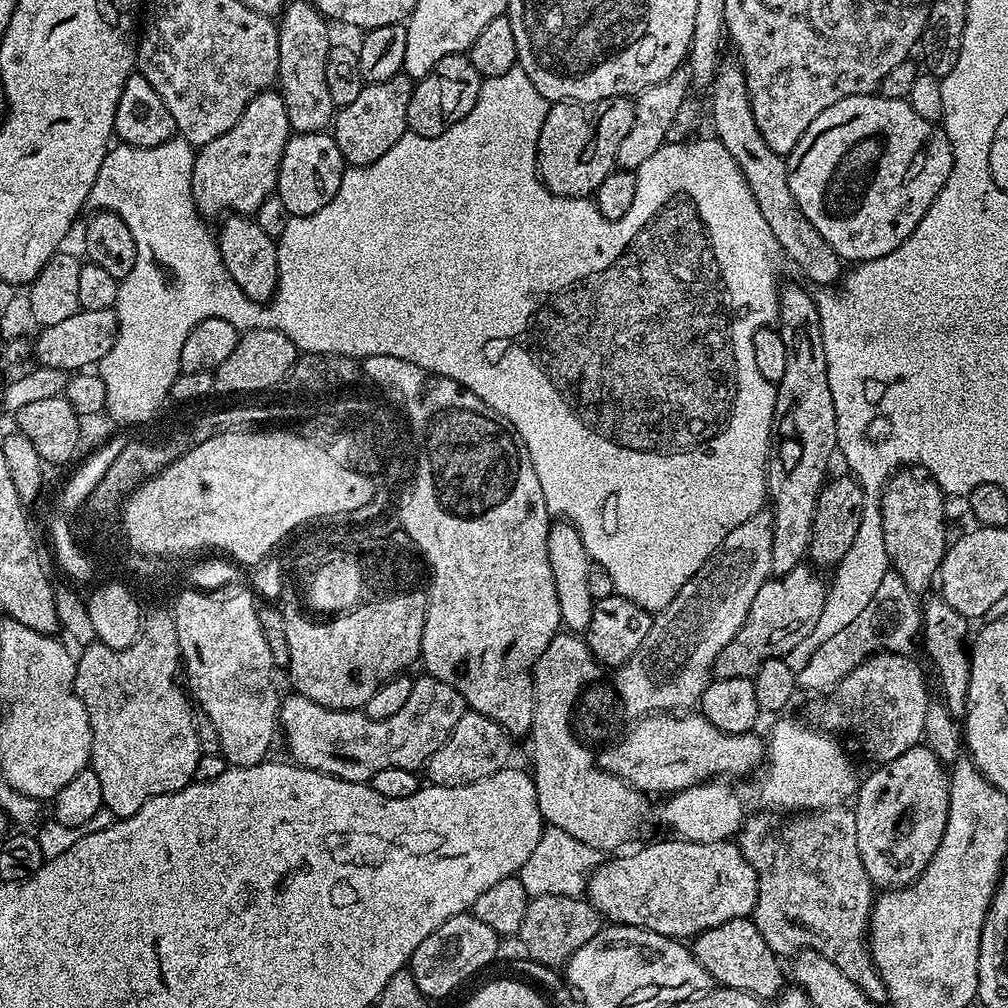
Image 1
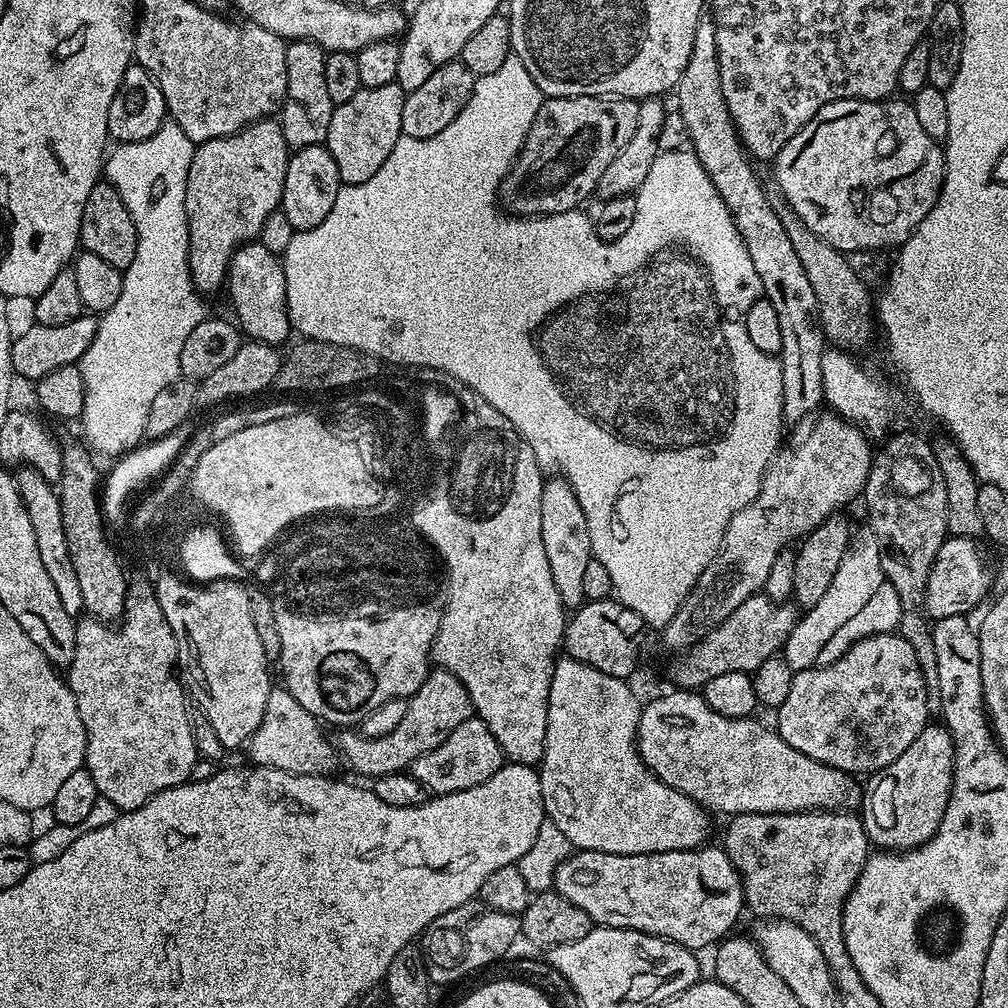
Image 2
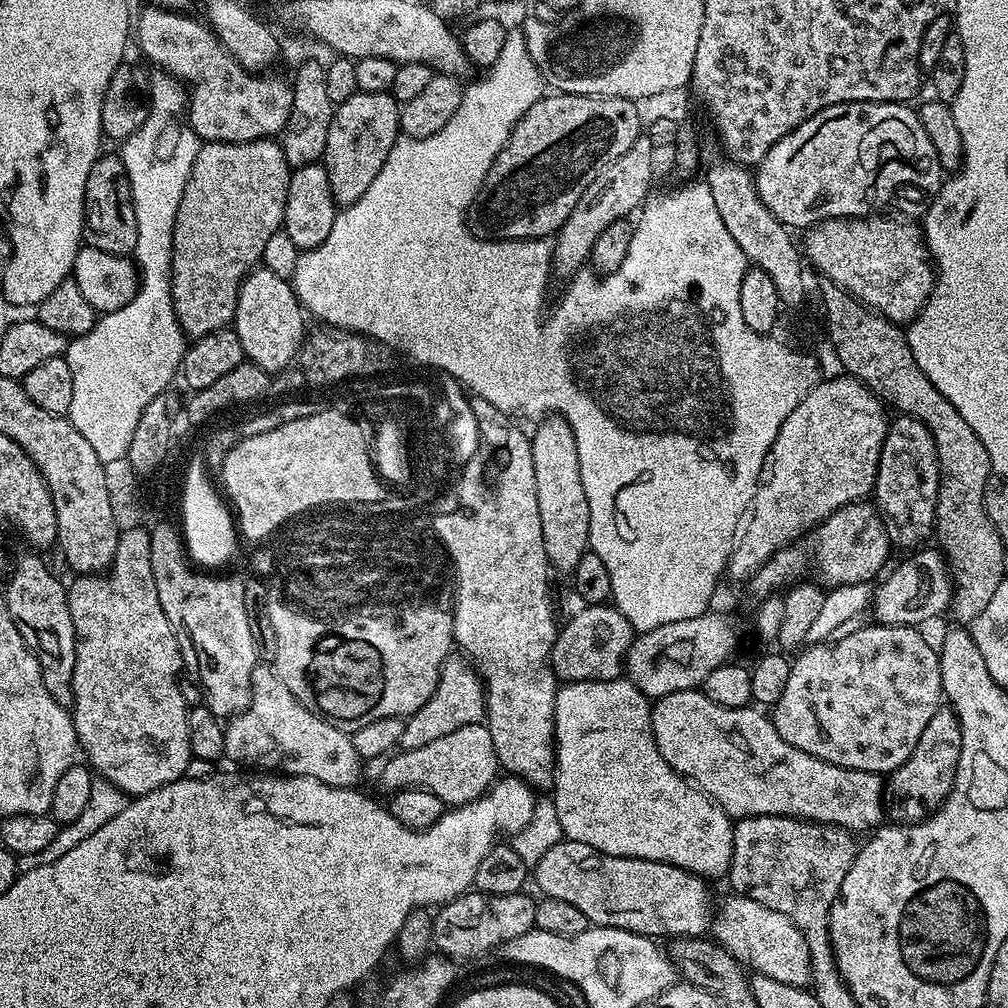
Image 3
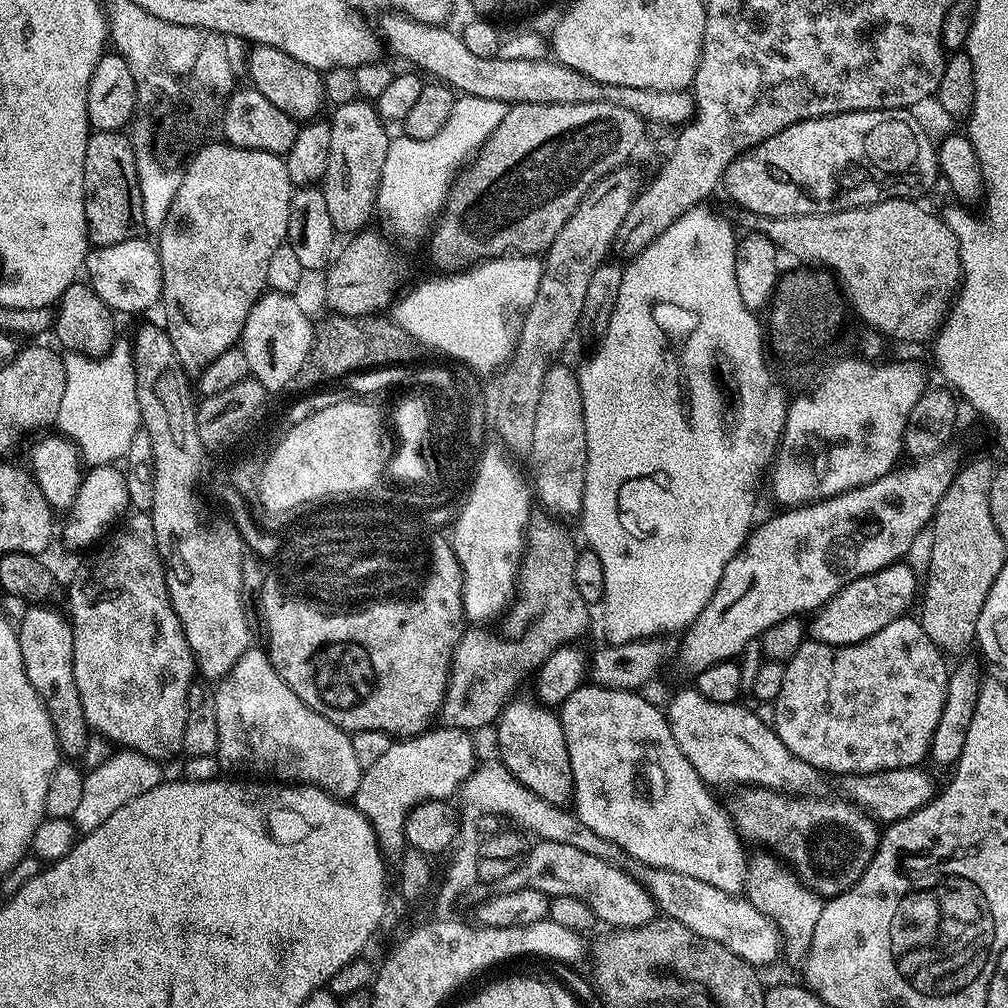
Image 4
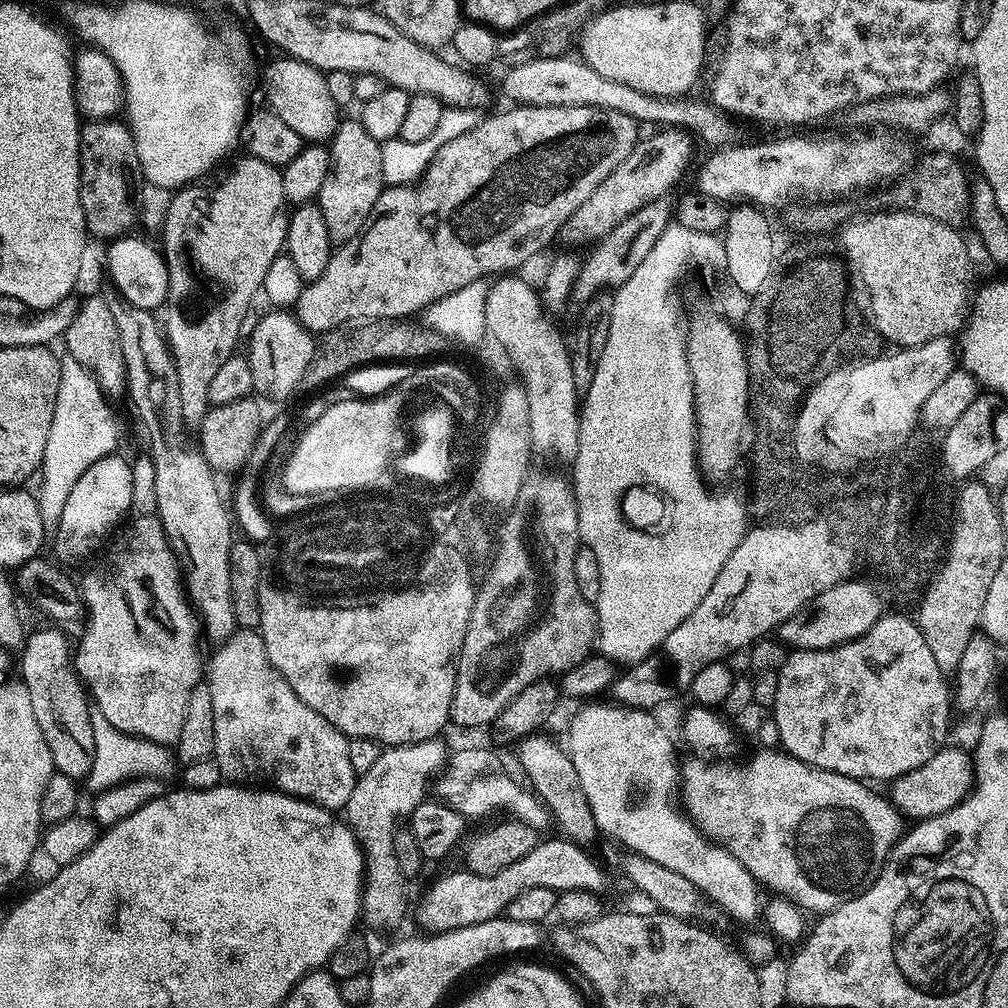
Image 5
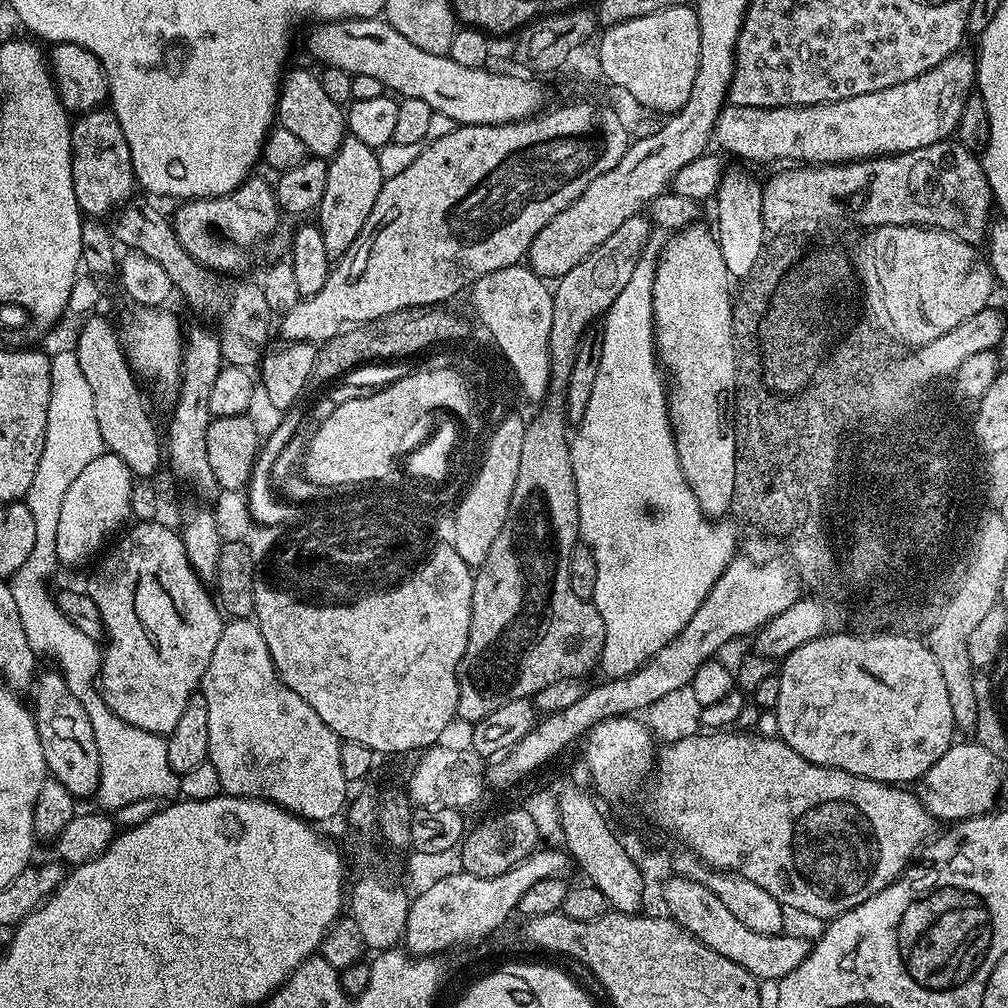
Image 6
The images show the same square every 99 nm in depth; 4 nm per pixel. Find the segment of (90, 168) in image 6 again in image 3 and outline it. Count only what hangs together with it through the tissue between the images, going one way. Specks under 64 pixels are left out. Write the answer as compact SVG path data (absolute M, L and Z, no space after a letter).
M102 154L86 178L84 195L83 243L90 248L106 250L106 254L131 257L138 246L138 218L134 218L134 206L126 166L119 155Z

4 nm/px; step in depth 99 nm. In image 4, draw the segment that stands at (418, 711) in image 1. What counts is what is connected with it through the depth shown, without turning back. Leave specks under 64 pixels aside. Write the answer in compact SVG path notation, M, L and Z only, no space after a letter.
M533 519L526 533L526 549L518 581L518 604L520 600L520 612L524 615L525 624L513 636L495 636L492 632L483 632L480 626L469 627L460 636L448 671L448 688L438 713L439 723L443 727L477 730L487 724L488 727L495 725L504 711L504 705L513 697L515 692L512 691L524 672L535 673L544 660L554 654L554 650L579 641L579 636L588 628L590 605L584 601L582 594L578 594L578 586L574 586L574 562L578 545L562 527L554 524L556 522L553 519L544 519L548 520Z

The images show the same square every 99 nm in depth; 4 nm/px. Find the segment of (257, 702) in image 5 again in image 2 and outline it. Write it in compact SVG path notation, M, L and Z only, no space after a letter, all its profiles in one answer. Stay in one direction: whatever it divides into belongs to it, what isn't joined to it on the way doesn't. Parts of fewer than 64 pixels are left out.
M283 686L273 687L270 698L266 698L266 714L262 714L262 722L258 730L254 730L252 739L246 745L246 752L252 755L251 763L262 768L274 770L286 770L290 774L302 774L303 776L332 776L335 773L336 760L338 764L338 749L328 736L323 732L321 721L317 720L294 694L290 694Z

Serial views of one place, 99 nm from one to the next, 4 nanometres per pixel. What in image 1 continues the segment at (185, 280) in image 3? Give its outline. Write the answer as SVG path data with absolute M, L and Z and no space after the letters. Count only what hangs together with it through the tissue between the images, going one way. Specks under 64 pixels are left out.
M269 90L255 96L234 127L196 152L196 161L192 167L192 193L200 215L205 218L220 218L225 214L255 214L262 202L266 202L266 198L276 191L282 154L291 132L284 99L280 97L279 91Z

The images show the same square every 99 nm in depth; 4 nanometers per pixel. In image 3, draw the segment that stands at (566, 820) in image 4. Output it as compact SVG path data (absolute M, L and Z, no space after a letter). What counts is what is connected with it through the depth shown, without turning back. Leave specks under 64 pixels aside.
M735 894L729 897L721 908L719 905L715 909L712 917L710 932L716 943L755 975L786 982L786 986L805 987L812 978L810 950L806 950L806 938L802 938L798 926L794 926L786 914L762 906L762 902L754 902L754 898Z

